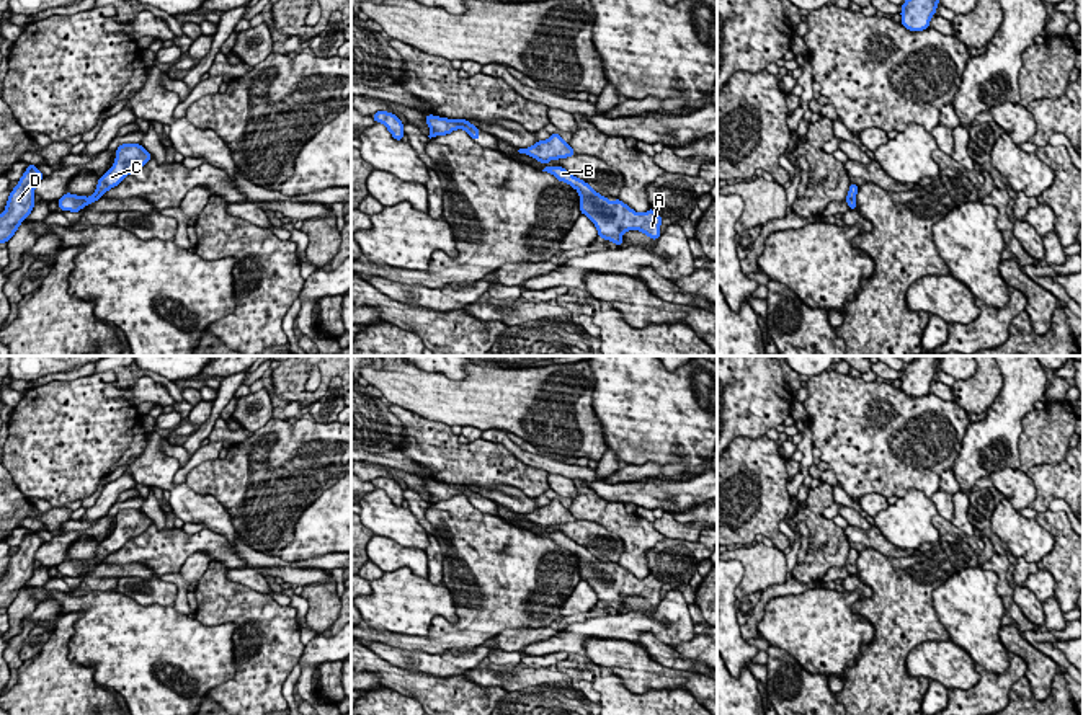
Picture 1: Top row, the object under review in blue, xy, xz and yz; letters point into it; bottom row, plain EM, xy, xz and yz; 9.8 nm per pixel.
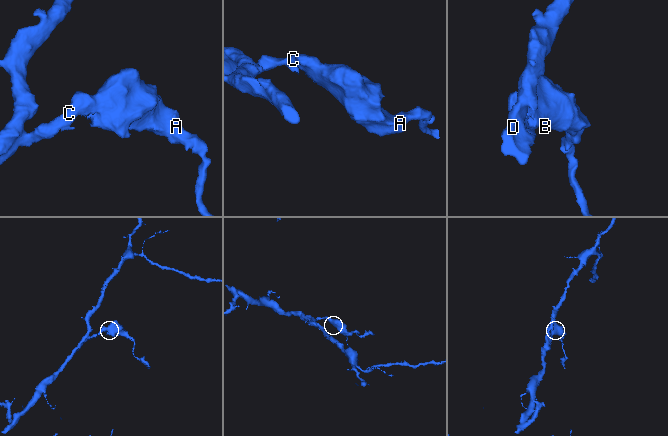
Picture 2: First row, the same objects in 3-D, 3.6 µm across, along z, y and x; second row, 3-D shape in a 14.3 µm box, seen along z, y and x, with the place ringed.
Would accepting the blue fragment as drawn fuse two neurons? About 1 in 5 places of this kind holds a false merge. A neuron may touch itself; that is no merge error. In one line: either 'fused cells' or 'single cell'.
single cell

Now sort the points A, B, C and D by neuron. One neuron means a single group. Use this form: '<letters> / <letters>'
A B C D

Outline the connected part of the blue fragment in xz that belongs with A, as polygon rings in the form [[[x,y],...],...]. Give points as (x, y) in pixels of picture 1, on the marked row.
[[[546,165],[542,171],[552,173],[555,180],[564,181],[578,191],[580,212],[590,217],[601,238],[622,246],[622,233],[627,230],[640,230],[652,240],[657,240],[662,235],[660,224],[663,219],[653,209],[639,214],[617,198],[611,202],[608,198],[598,194],[588,183],[578,180],[562,167]]]

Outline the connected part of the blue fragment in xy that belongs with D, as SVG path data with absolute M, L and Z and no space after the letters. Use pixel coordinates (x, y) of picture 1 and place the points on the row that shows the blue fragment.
M29 165L13 191L10 191L7 209L0 214L0 243L15 235L20 224L31 214L34 207L34 188L44 178L44 175Z

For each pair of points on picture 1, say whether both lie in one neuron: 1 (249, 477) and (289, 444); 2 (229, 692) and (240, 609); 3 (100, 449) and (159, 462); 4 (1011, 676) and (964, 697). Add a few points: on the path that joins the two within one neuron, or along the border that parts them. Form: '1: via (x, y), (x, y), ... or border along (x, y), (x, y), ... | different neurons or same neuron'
1: via (258, 475), (280, 454) | same neuron
2: via (250, 671), (263, 658), (262, 626) | same neuron
3: border along (147, 436), (146, 448), (136, 459) | different neurons
4: via (1000, 684), (989, 696), (976, 697) | same neuron

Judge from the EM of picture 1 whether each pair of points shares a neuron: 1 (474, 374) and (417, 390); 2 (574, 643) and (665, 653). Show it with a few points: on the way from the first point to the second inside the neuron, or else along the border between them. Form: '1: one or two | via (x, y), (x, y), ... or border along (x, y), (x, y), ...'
1: one | via (459, 389), (432, 390)
2: two | border along (634, 640), (644, 632), (650, 632), (667, 645)

